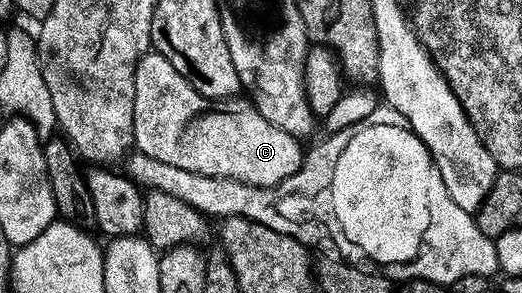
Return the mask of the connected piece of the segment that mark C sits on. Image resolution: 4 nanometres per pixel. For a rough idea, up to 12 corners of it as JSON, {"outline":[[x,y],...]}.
{"outline":[[147,52],[133,145],[192,173],[272,187],[301,139],[247,97],[211,104]]}

